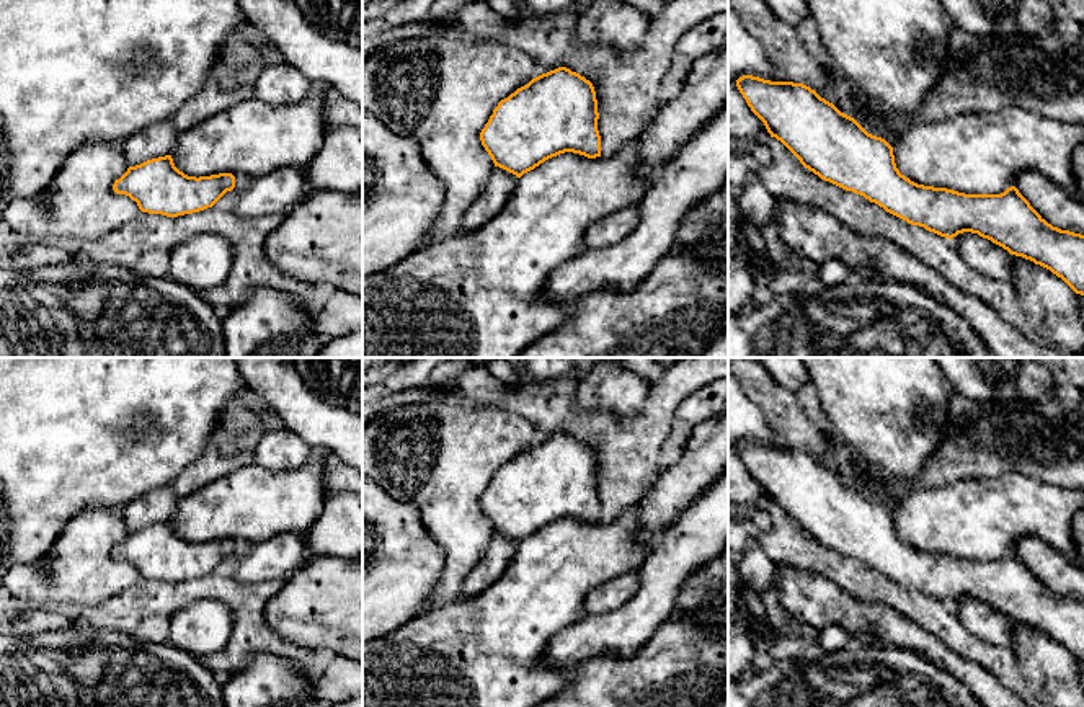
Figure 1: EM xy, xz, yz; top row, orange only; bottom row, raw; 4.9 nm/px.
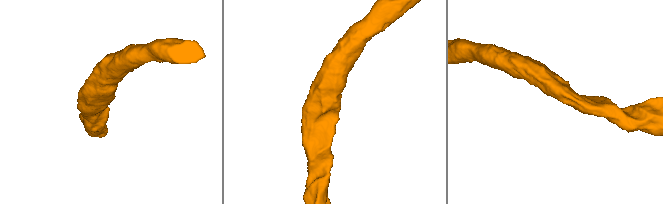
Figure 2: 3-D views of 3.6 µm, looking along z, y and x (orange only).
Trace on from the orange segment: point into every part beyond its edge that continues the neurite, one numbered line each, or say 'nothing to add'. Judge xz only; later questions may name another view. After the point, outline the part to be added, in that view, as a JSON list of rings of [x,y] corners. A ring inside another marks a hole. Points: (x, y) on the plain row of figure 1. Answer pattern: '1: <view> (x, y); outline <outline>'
nothing to add

